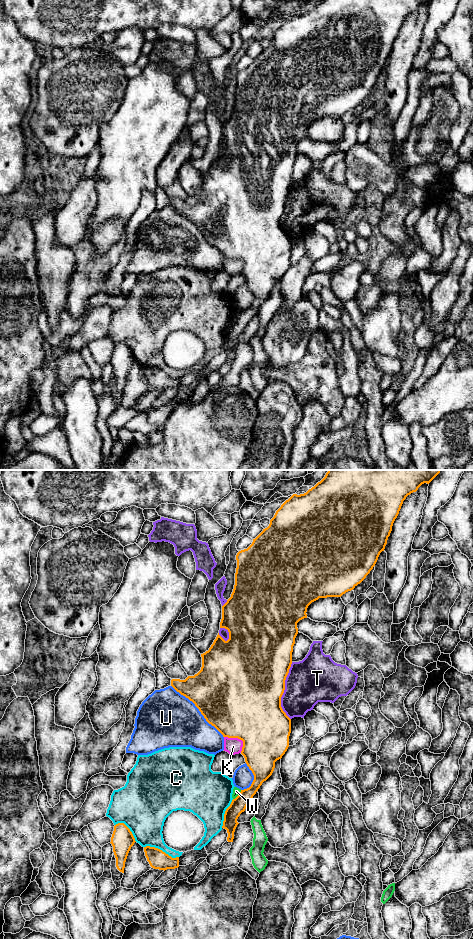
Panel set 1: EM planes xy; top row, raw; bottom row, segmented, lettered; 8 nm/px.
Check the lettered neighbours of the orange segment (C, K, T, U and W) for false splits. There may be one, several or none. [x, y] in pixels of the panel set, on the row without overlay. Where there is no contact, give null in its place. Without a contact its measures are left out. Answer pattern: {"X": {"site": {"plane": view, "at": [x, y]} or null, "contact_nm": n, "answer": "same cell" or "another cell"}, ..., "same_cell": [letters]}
{"C": {"site": {"plane": "xy", "at": [161, 370]}, "contact_nm": 300, "answer": "another cell"}, "K": {"site": {"plane": "xy", "at": [239, 258]}, "contact_nm": 190, "answer": "same cell"}, "T": {"site": {"plane": "xy", "at": [283, 211]}, "contact_nm": 460, "answer": "another cell"}, "U": {"site": {"plane": "xy", "at": [199, 230]}, "contact_nm": 600, "answer": "another cell"}, "W": {"site": {"plane": "xy", "at": [238, 315]}, "contact_nm": 100, "answer": "another cell"}, "same_cell": ["K"]}

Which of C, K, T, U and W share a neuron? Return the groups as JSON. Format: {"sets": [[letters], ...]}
{"sets": [["C"], ["K"], ["T"], ["U"], ["W"]]}

